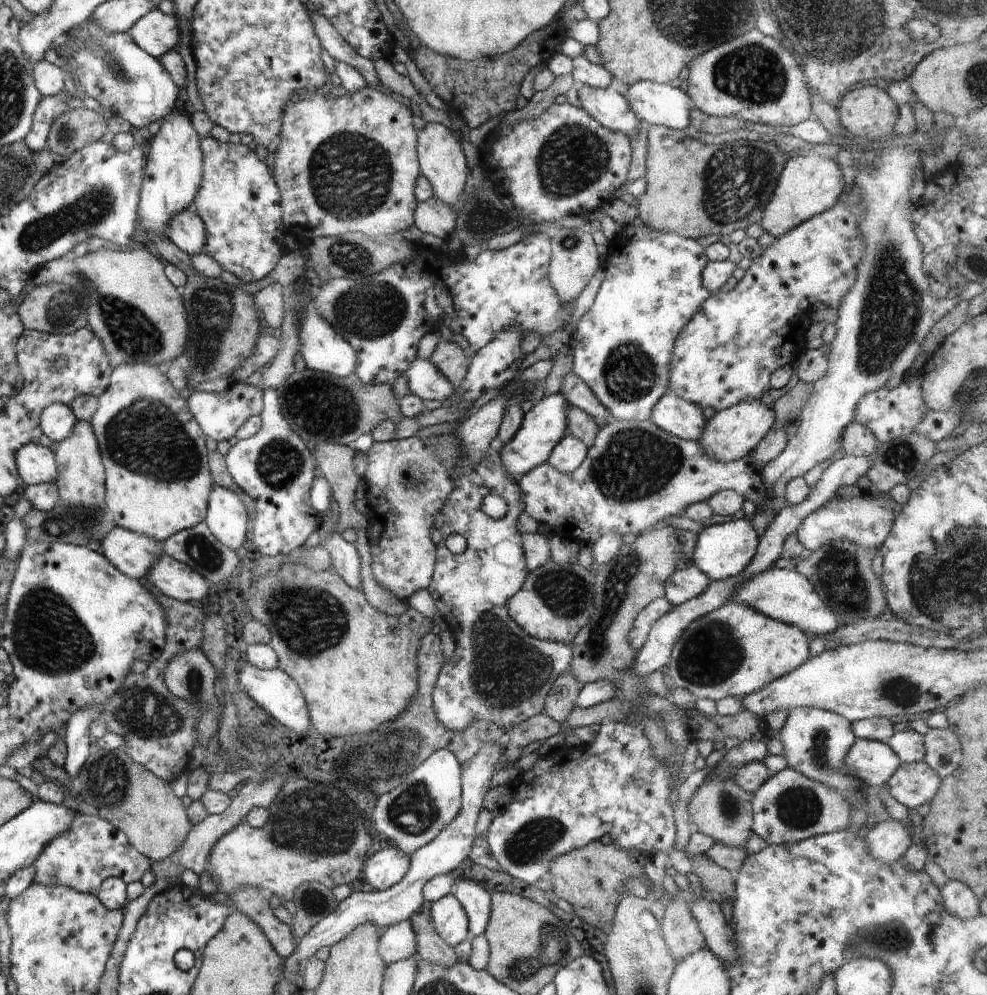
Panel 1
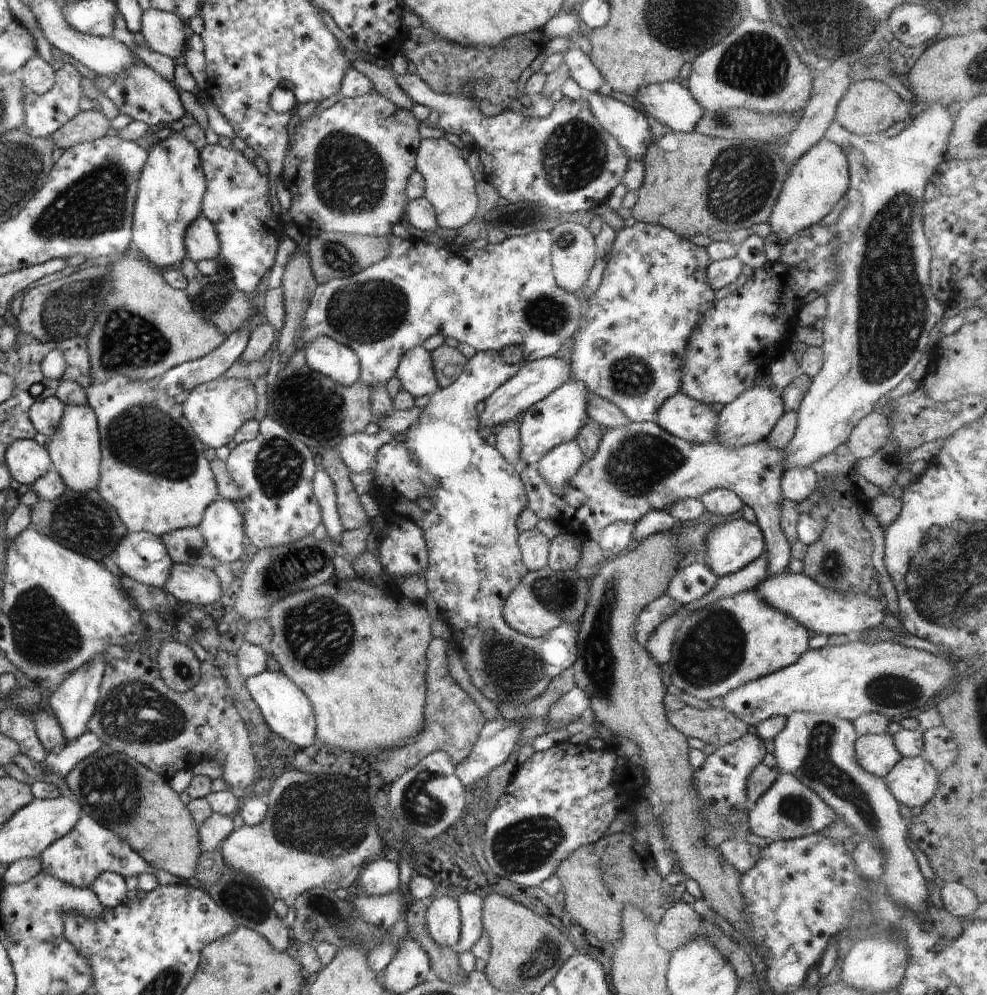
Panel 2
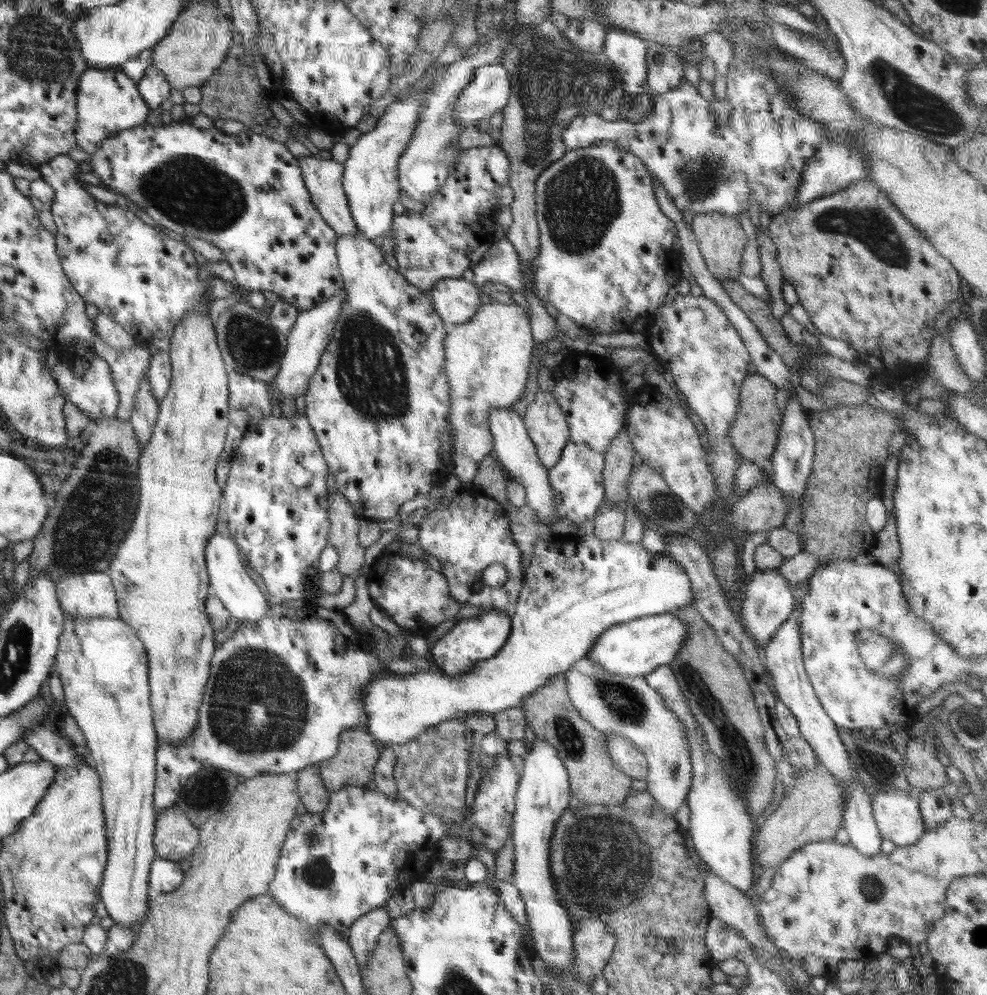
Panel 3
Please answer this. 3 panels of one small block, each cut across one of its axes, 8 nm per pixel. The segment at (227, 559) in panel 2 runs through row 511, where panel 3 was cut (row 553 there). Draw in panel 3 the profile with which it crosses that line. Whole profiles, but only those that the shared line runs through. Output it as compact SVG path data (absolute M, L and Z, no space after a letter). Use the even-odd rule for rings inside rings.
M216 530L216 534L206 544L204 556L209 578L208 595L218 597L239 626L256 624L260 618L264 618L270 603L254 580L246 573L246 561L234 538L224 536Z

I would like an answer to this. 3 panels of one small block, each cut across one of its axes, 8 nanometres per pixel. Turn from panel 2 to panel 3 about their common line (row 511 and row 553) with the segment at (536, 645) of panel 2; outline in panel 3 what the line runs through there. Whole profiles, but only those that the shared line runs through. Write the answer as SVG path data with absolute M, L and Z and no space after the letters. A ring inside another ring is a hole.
M462 490L444 510L435 510L426 514L424 521L419 524L418 537L418 542L424 552L438 558L441 564L441 574L448 581L449 594L456 599L457 604L462 607L478 606L482 609L502 609L502 611L512 614L512 609L522 590L524 577L522 576L524 573L522 570L522 552L514 543L510 533L510 523L505 508L496 499L486 495L474 496L468 490ZM494 562L502 562L510 574L508 582L498 586L498 588L490 588L490 586L482 584L482 570Z

